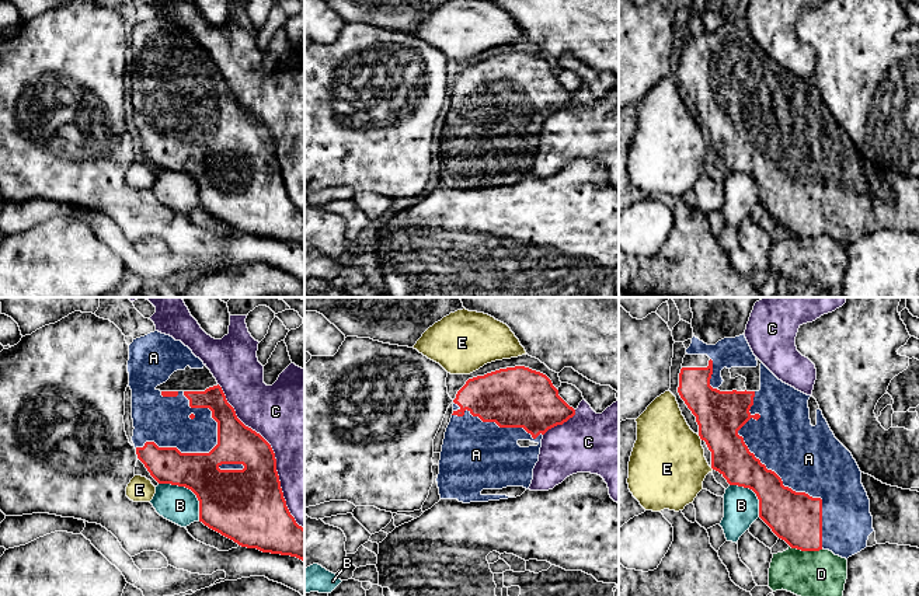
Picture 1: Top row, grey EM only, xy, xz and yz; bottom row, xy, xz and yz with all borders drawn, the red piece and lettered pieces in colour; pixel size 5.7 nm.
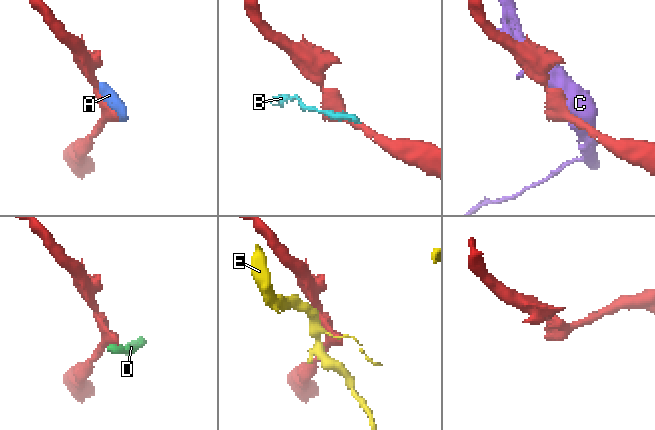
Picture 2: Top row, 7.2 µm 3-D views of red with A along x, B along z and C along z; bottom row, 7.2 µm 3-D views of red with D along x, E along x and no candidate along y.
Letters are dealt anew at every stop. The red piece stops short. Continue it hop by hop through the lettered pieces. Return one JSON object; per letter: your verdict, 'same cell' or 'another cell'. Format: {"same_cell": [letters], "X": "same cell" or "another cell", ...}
{"same_cell": ["A"], "A": "same cell", "B": "another cell", "C": "another cell", "D": "another cell", "E": "another cell"}

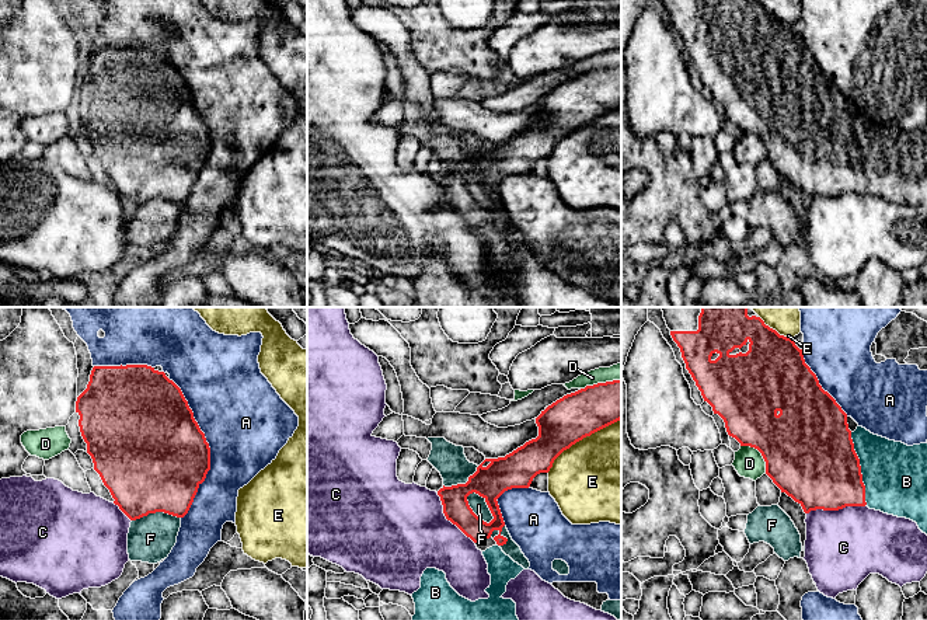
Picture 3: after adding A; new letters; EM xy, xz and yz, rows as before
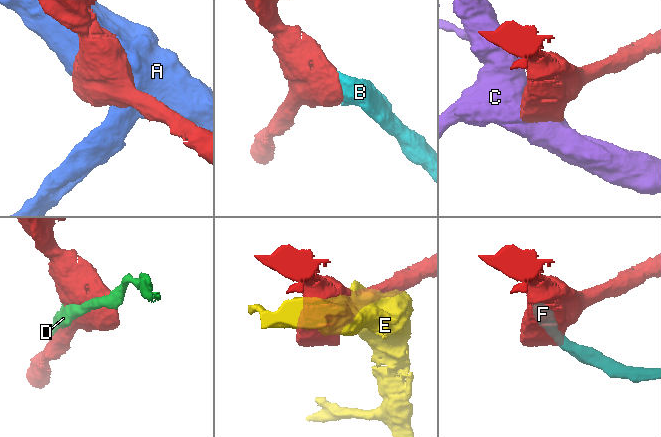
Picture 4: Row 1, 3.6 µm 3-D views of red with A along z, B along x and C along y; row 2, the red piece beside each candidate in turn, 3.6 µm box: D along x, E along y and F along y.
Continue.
{"same_cell": ["B"], "A": "another cell", "B": "same cell", "C": "another cell", "D": "another cell", "E": "another cell", "F": "another cell"}

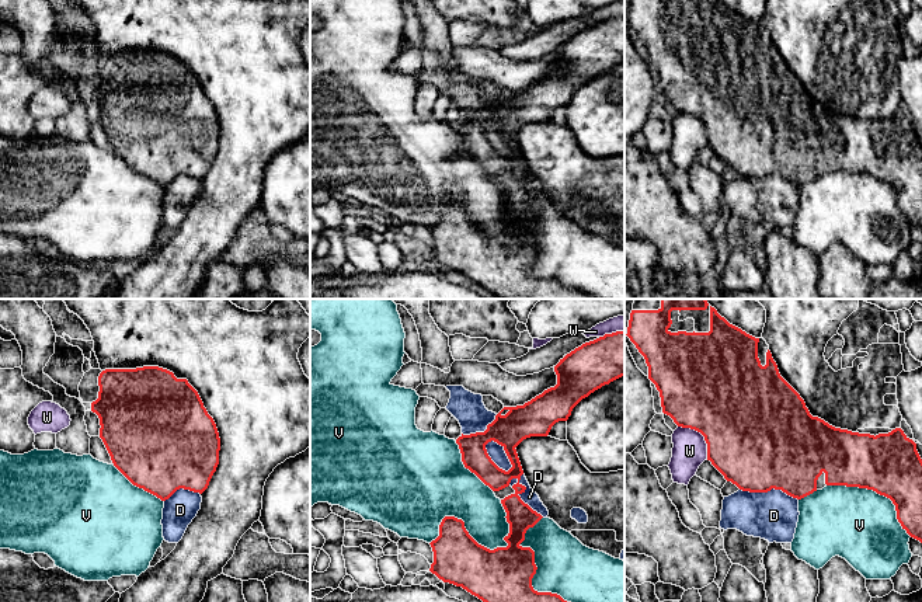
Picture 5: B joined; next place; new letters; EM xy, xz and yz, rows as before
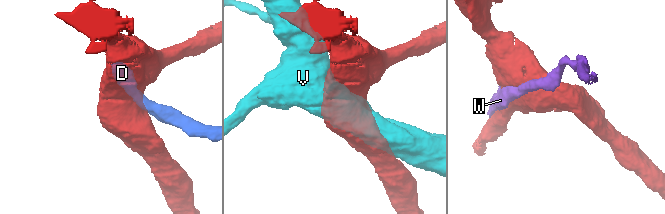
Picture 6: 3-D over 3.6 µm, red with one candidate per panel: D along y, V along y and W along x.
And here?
{"same_cell": [], "D": "another cell", "V": "another cell", "W": "another cell"}

